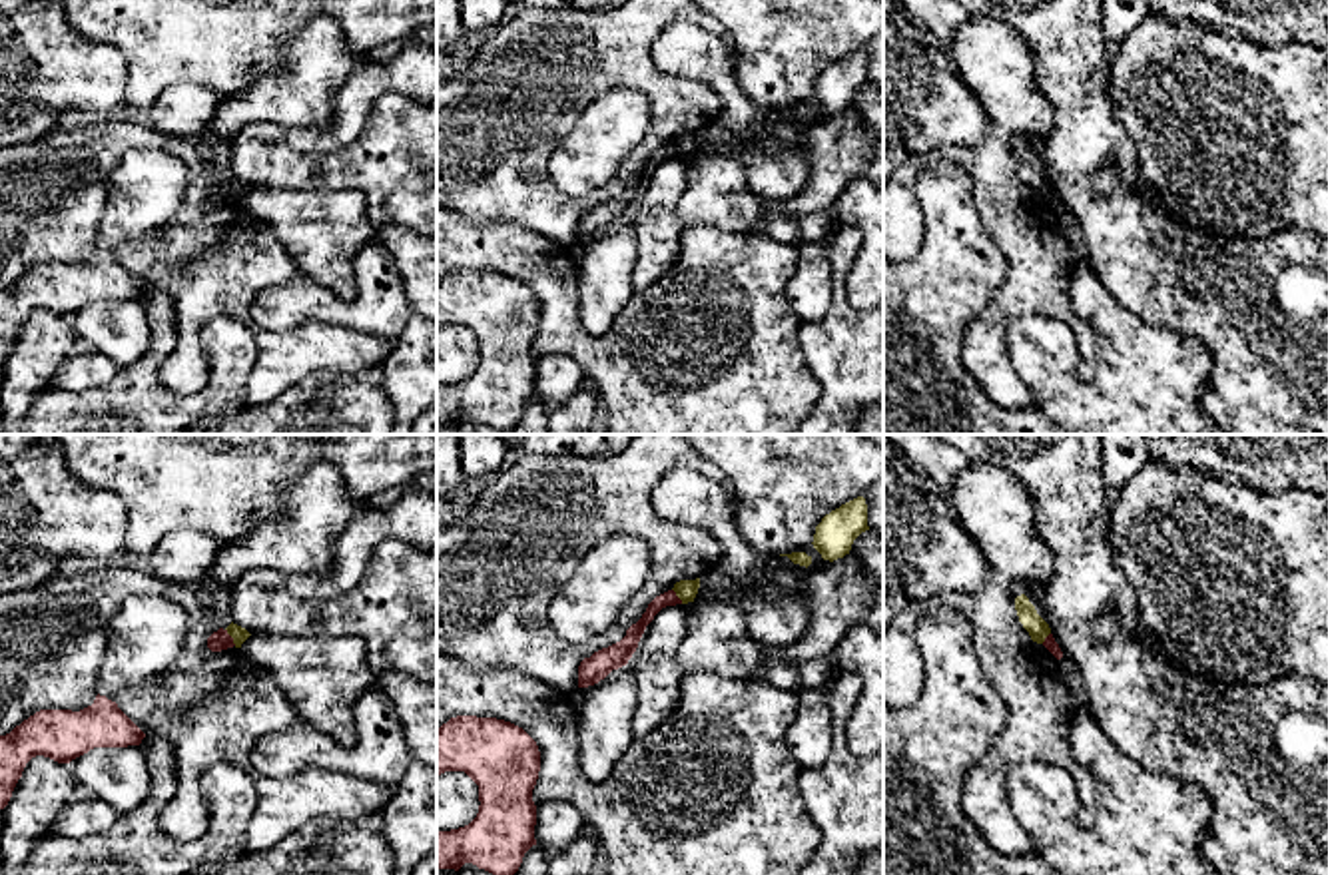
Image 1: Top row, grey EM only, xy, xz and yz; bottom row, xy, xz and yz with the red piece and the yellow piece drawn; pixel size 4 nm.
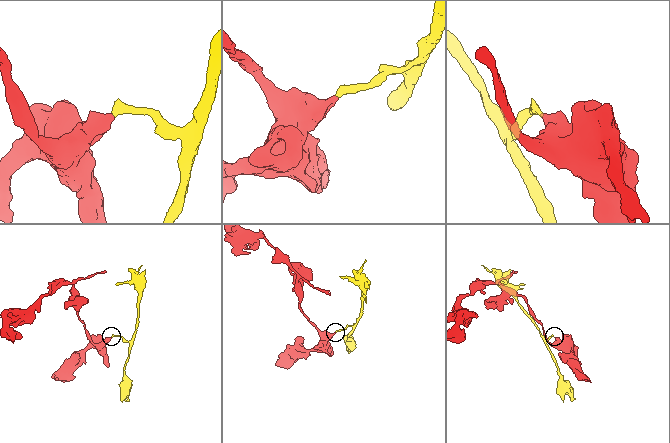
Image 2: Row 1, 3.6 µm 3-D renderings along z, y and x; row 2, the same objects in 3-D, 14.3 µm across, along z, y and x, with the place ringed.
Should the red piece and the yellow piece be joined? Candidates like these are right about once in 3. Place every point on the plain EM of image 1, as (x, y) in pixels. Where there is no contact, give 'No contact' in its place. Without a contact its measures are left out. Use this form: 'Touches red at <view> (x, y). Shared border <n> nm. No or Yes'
Touches red at xy (230, 190). Shared border 80 nm. No

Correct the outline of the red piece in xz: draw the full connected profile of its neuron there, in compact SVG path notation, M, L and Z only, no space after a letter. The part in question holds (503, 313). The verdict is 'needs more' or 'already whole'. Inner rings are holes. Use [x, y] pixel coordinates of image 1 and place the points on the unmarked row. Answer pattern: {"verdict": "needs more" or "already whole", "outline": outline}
{"verdict": "already whole", "outline": "M477 269L451 271L437 283L437 329L465 325L479 339L479 367L459 383L437 385L437 423L459 425L473 417L502 435L508 435L520 421L524 407L536 399L536 359L532 343L540 325L536 295L518 279Z"}

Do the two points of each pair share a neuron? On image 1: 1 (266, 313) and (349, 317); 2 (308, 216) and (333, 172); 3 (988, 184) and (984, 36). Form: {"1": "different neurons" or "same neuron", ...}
{"1": "same neuron", "2": "different neurons", "3": "same neuron"}

